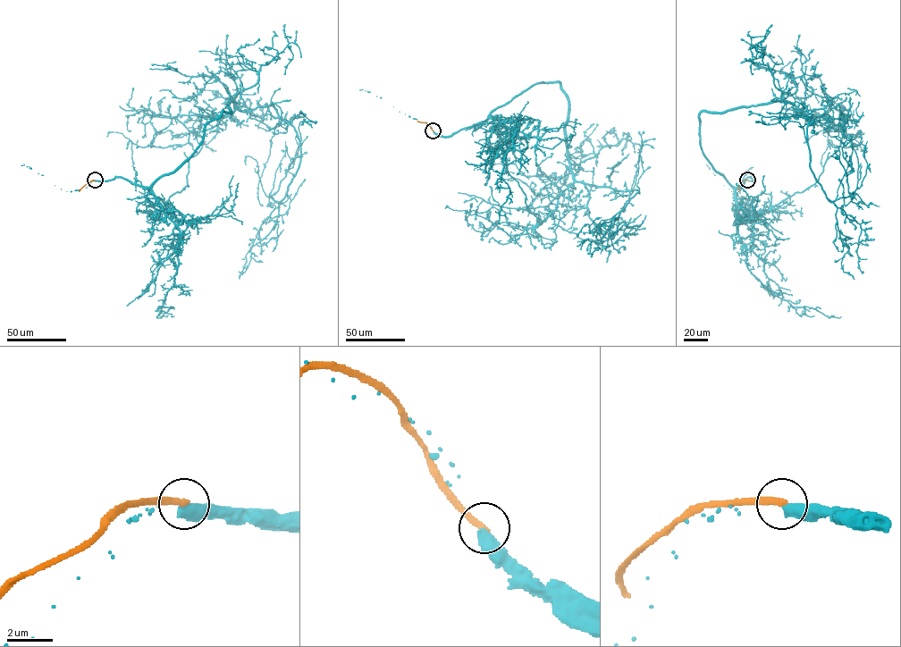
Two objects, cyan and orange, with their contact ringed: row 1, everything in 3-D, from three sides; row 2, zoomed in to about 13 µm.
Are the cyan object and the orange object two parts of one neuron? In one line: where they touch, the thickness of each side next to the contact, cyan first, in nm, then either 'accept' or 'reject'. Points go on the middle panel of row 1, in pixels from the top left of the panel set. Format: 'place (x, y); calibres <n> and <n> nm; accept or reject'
place (433, 130); calibres 480 and 300 nm; reject

